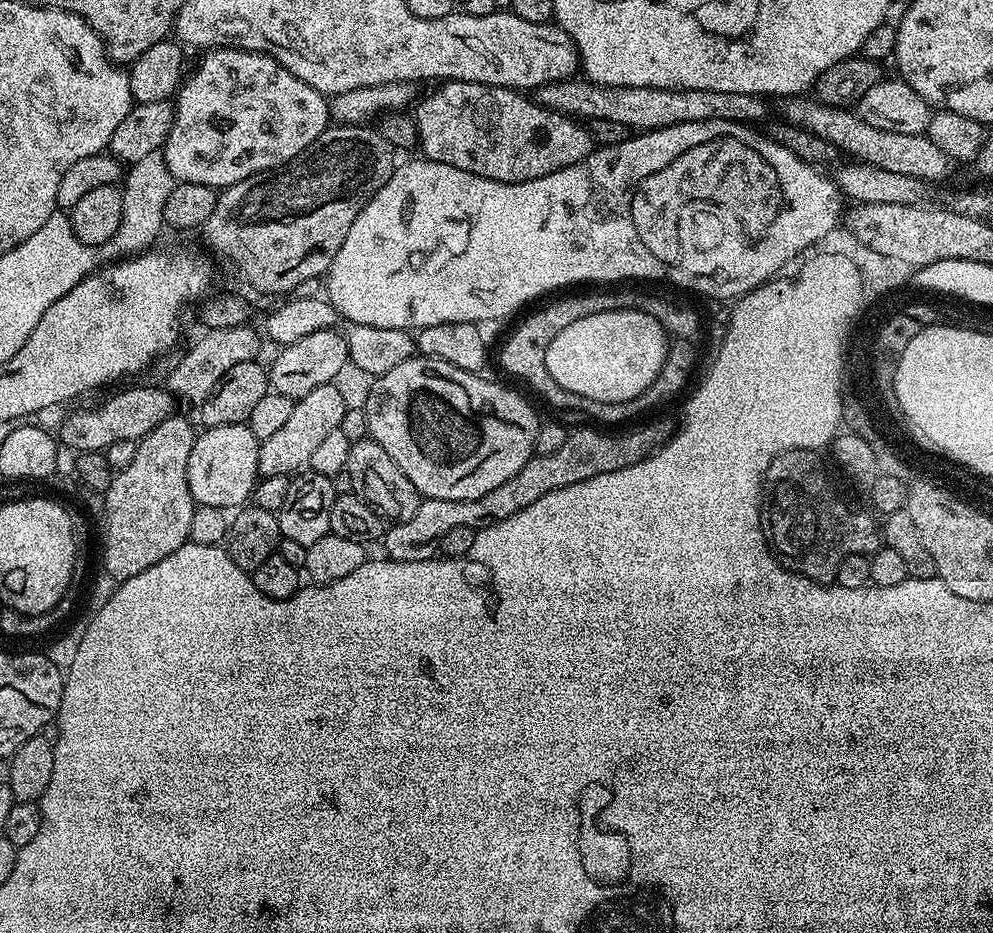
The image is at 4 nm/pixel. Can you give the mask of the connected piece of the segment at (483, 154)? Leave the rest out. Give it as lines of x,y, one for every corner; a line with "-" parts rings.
446,80
433,88
436,89
424,101
420,100
415,105
416,112
414,111
418,148
419,151
424,151
421,153
425,160
437,160
446,166
458,166
458,170
466,170
482,178
509,184
542,178
566,166
574,166
574,162
586,158
593,151
591,131
583,123
562,112
543,108
535,99
528,97
527,100
523,91
461,80

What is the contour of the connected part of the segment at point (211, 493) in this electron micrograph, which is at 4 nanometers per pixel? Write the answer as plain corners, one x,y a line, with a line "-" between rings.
247,424
204,428
197,435
194,446
190,450
190,462
186,462
186,482
197,505
218,506
225,510
239,509
253,499
260,479
260,441
249,430

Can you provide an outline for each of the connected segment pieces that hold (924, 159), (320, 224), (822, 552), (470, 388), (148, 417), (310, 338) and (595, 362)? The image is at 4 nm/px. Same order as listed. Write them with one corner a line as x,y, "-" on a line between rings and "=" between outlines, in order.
789,96
783,101
783,119
790,124
798,124
801,128
818,134
818,138
826,138
834,146
838,146
840,152
850,157
853,161
878,166
882,170
890,170
894,174
906,174
906,178
918,178
925,182
931,180
944,180
951,174
954,162
928,135
918,134
894,134
894,130
881,130
879,126
870,126
870,122
863,120
855,111
846,108
832,108
829,104
822,104
815,98
803,96
=
329,126
324,129
323,134
314,143
306,146
306,150
302,150
302,154
290,158
290,162
286,162
281,168
274,168
270,172
259,172
256,176
251,176
223,189
217,195
214,214
210,214
210,218
206,218
206,222
202,225
202,233
204,232
205,238
208,239
209,246
214,251
221,252
240,271
241,278
246,283
253,284
258,291
295,293
299,289
296,288
299,284
304,284
307,280
314,279
315,276
323,277
327,273
328,267
332,265
342,246
342,242
346,242
346,234
350,234
350,226
354,226
354,218
358,218
358,214
367,206
370,198
374,198
374,194
378,190
382,190
382,186
396,171
398,167
396,156
398,156
397,149
393,148
390,142
386,142
386,138
382,138
382,134
375,127
=
795,448
776,456
764,475
760,508
764,512
771,510
770,522
765,521
763,525
776,559
790,572
802,574
819,584
831,584
835,581
838,566
842,566
844,558
850,558
850,554
871,554
881,547
882,532
878,527
878,520
875,520
877,517
867,507
851,508
840,497
840,492
832,485
820,456
819,451
810,448
=
414,354
406,362
394,366
394,370
375,377
371,381
372,389
368,392
368,401
363,401
362,404
368,423
369,437
376,440
378,446
382,446
382,450
386,450
386,454
390,454
390,458
394,458
394,462
398,462
398,470
402,470
402,474
406,474
406,478
410,478
410,482
414,482
414,486
420,491
421,497
429,500
473,500
474,498
482,498
482,494
490,494
490,490
502,486
502,482
506,482
506,478
514,478
514,474
518,474
518,470
522,470
522,466
526,466
526,462
534,455
536,431
541,426
541,421
536,420
535,410
518,393
511,392
510,389
503,388
502,385
495,384
492,380
483,380
484,378
483,375
475,372
458,370
458,366
450,366
450,362
442,362
441,360
=
124,388
113,394
109,400
101,402
97,408
84,408
81,412
72,412
60,424
58,440
61,445
73,448
73,453
104,452
114,442
123,440
140,441
150,434
154,426
158,426
167,416
173,415
171,392
160,388
=
336,328
314,330
314,334
306,334
306,338
298,338
298,342
283,345
273,358
268,368
268,383
271,391
286,394
292,401
302,399
310,390
318,390
318,386
333,383
336,375
345,367
349,367
348,337
=
610,308
607,312
590,314
570,322
562,334
554,338
546,349
546,370
558,386
579,396
594,398
603,404
617,404
638,398
658,378
670,347
669,337
654,317
636,308

